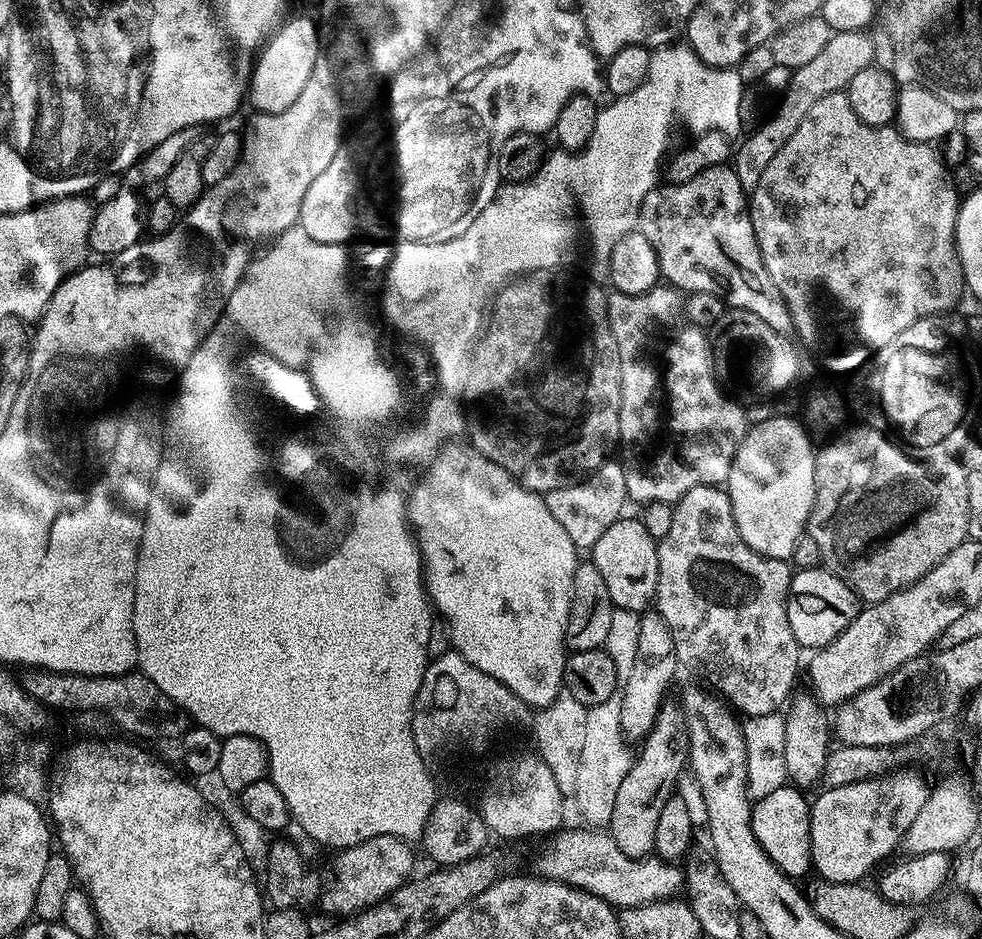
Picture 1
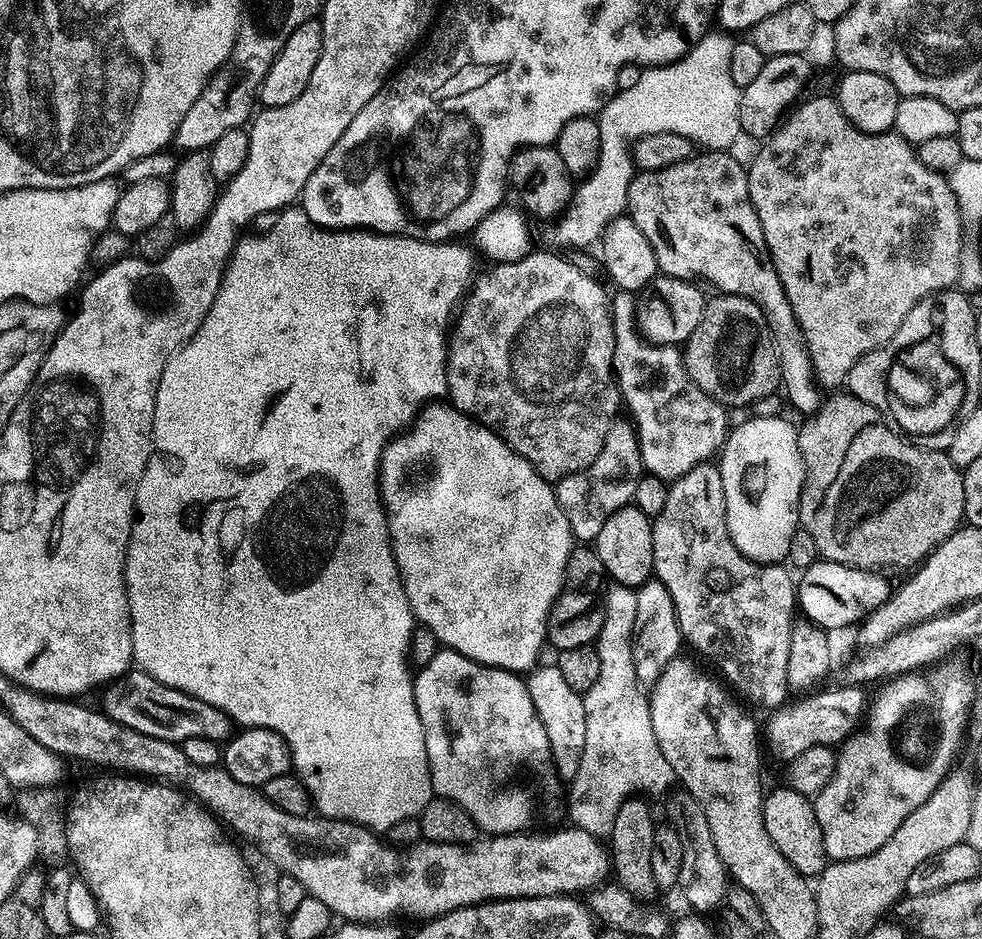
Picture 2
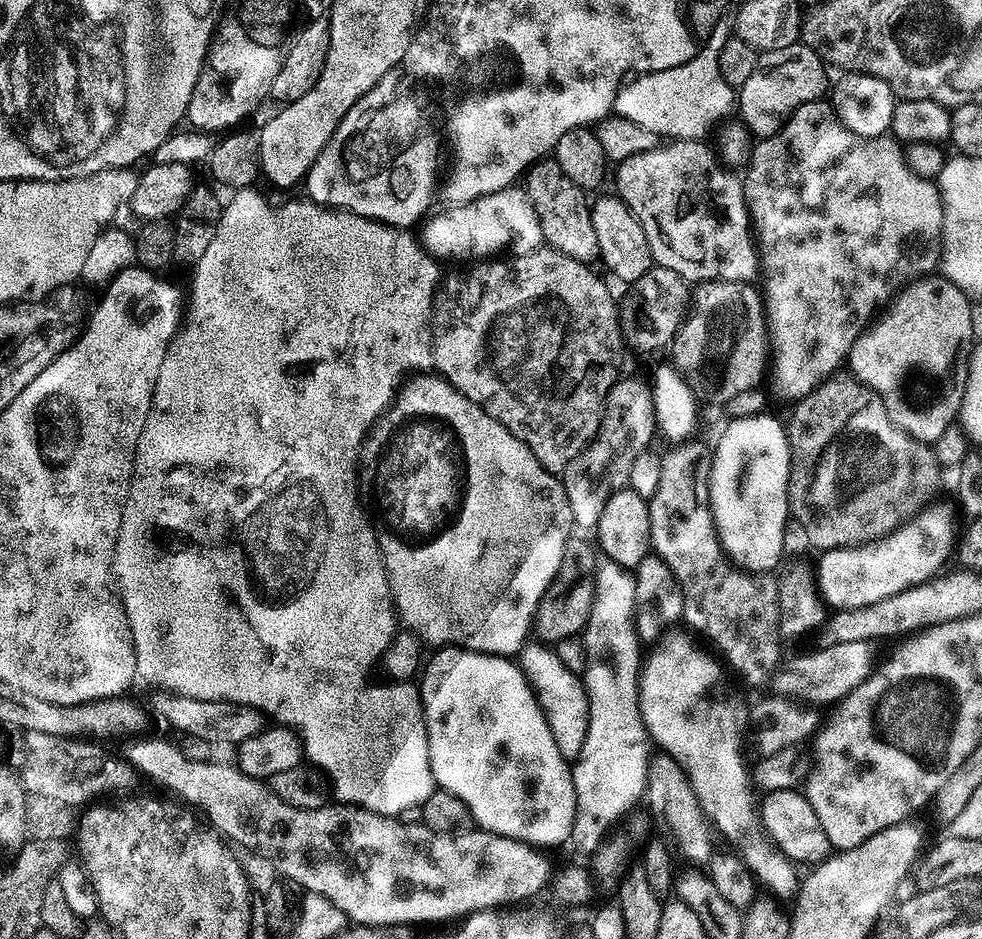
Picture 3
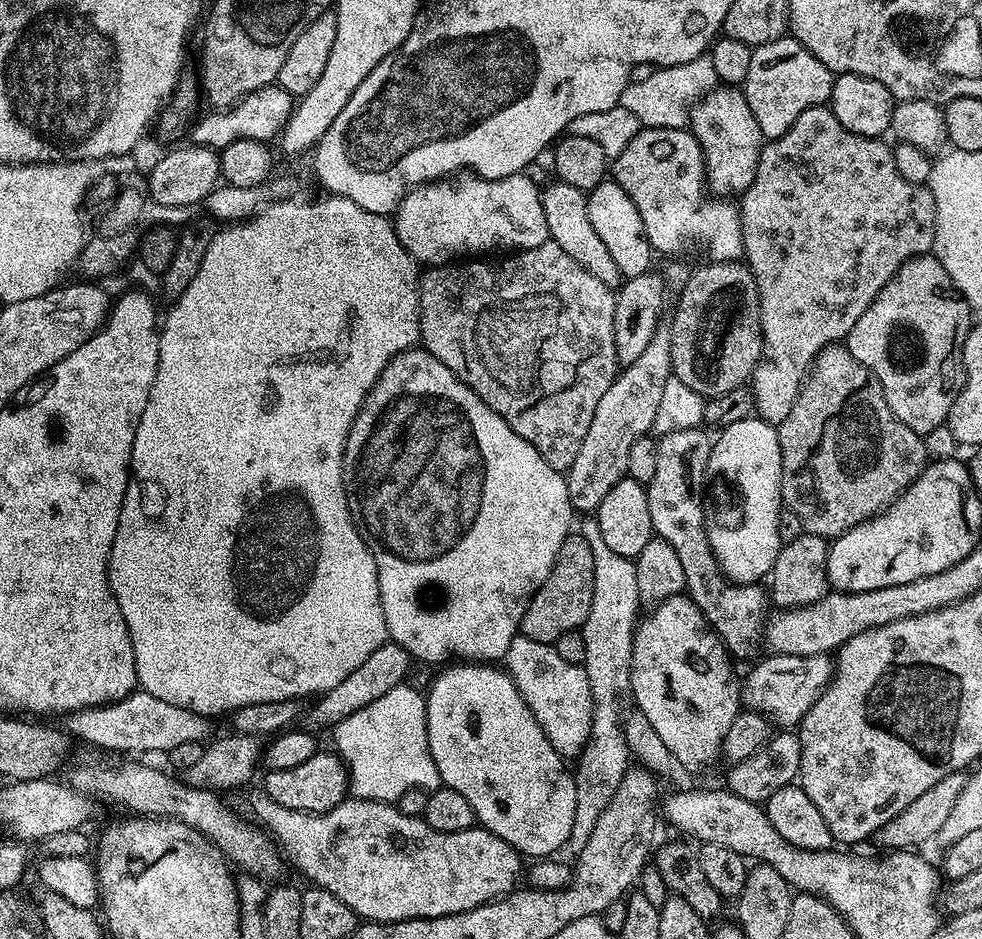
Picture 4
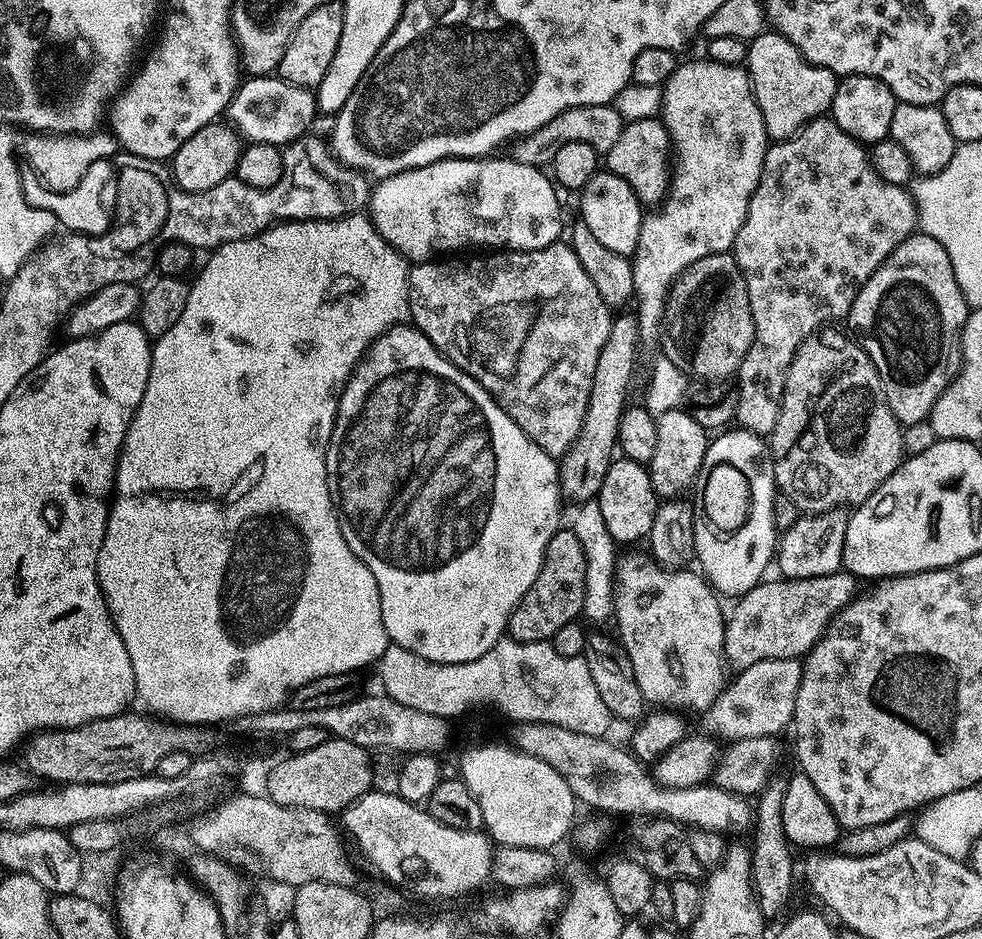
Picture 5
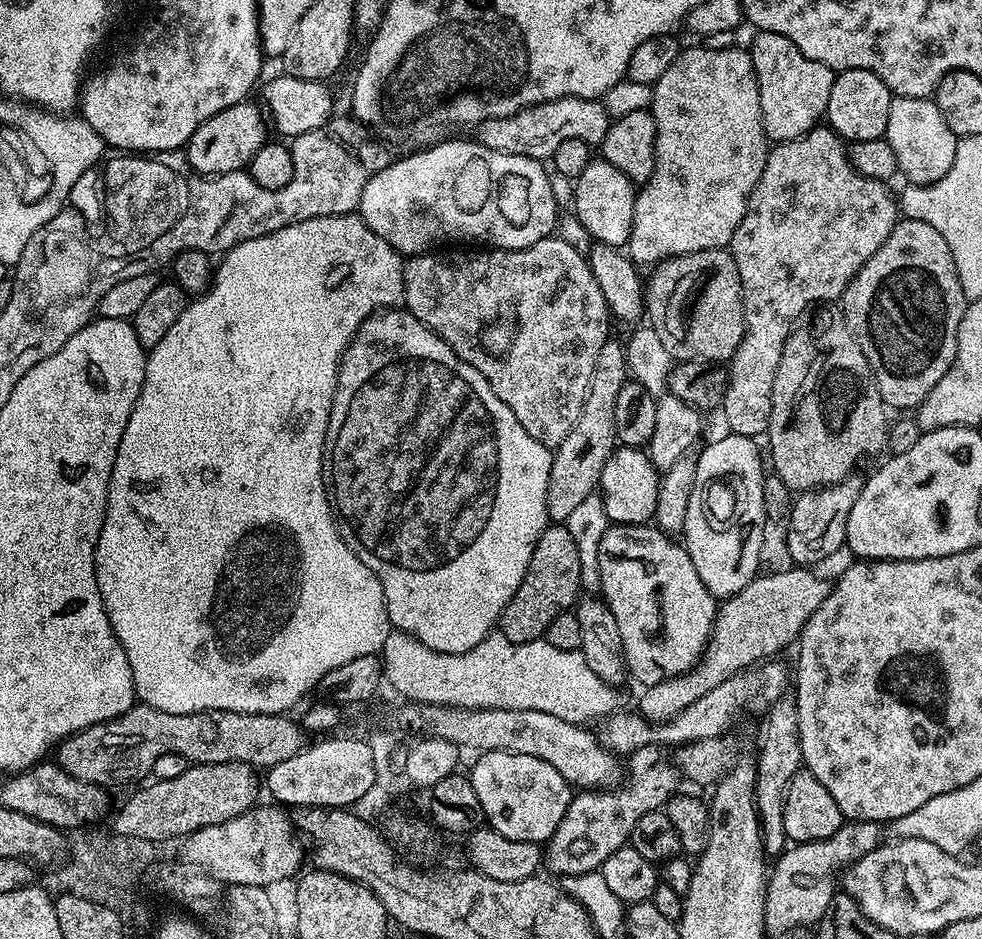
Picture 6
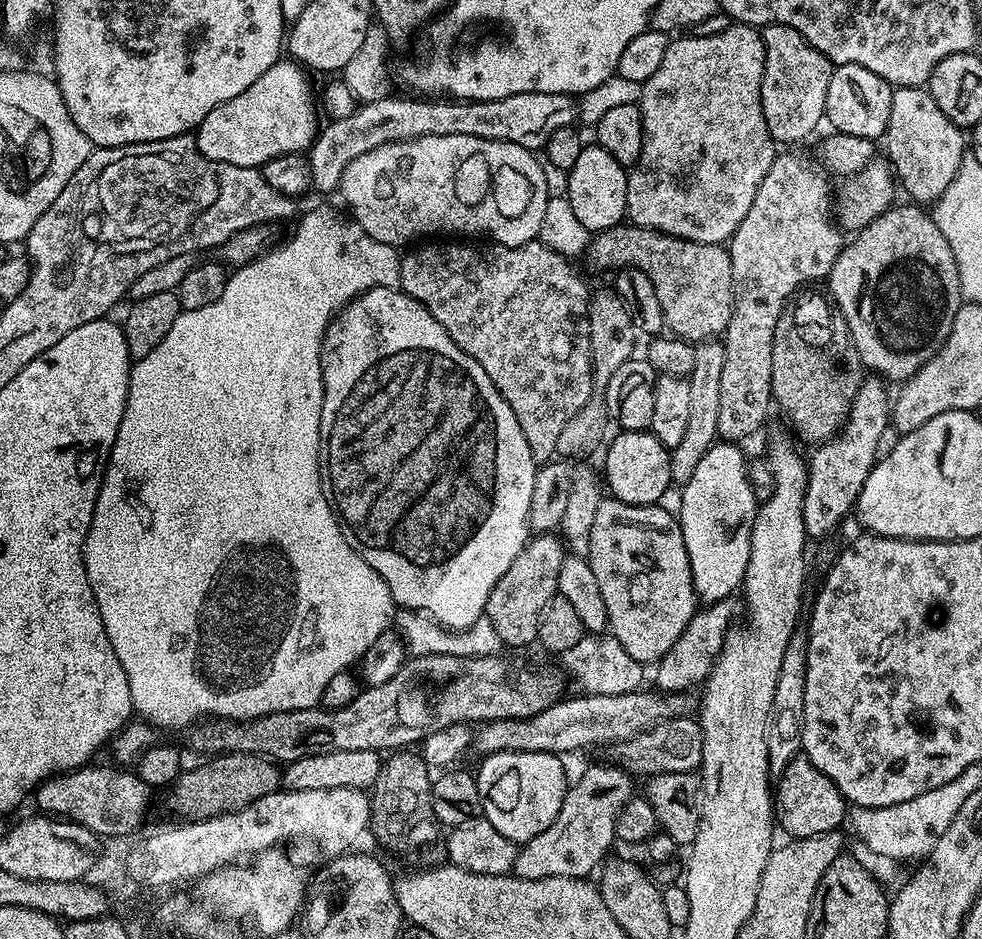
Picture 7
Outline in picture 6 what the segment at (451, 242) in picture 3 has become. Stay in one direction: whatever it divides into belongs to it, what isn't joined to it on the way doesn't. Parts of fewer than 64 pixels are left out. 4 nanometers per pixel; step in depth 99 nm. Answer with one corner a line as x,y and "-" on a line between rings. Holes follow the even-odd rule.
445,138
438,144
432,144
429,148
409,151
401,160
385,163
383,168
377,168
365,179
362,198
358,215
366,222
374,234
378,234
388,243
391,248
405,257
419,256
431,249
433,246
444,246
447,240
484,240
485,245
494,248
525,248
534,246
534,242
544,240
557,231
556,229
556,196
552,193
552,184
548,181
548,176
544,173
545,165
538,160
531,160
529,156
519,156
518,154
502,154
498,150
490,150
482,146
475,139
472,140
451,140

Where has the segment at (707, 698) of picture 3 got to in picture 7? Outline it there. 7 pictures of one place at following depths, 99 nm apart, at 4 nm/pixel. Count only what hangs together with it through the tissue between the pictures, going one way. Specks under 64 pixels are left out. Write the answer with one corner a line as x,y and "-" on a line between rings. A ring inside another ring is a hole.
615,498
601,499
594,526
590,529
590,546
586,557
598,578
598,590
606,602
611,635
622,642
626,654
645,666
655,665
682,638
683,631
698,611
698,597
692,585
690,558
682,538
680,521
654,504
627,504

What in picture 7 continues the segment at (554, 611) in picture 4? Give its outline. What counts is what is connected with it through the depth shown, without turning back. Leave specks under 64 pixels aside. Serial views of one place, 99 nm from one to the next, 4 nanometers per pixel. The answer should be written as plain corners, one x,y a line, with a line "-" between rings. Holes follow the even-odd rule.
533,535
518,554
518,558
514,558
510,570
506,570
506,574
498,580
494,586
494,590
490,590
486,618
490,622
490,626
494,626
494,630
498,633
501,645
508,647
509,644
512,647
509,649
520,650
516,648
524,648
527,644
535,645
539,641
542,610
546,610
546,606
559,593
558,576
562,570
562,562
565,555
566,545
559,535

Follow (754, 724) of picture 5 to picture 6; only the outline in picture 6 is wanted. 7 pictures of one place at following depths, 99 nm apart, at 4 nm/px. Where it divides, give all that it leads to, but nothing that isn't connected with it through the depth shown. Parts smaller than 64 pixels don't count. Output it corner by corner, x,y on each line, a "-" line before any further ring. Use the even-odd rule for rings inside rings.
764,662
755,670
745,670
738,676
731,676
726,682
714,686
714,690
710,690
710,694
702,694
702,698
690,702
690,706
686,706
684,710
676,716
671,716
669,720
653,722
636,710
633,712
617,710
599,725
599,727
601,726
598,728
600,745
617,754
631,754
634,750
647,744
679,746
702,738
723,736
731,729
728,727
743,714
744,707
747,706
748,699
751,698
755,688
756,696
764,703
764,706
770,706
789,691
789,669
787,672
782,665
776,663
780,662

